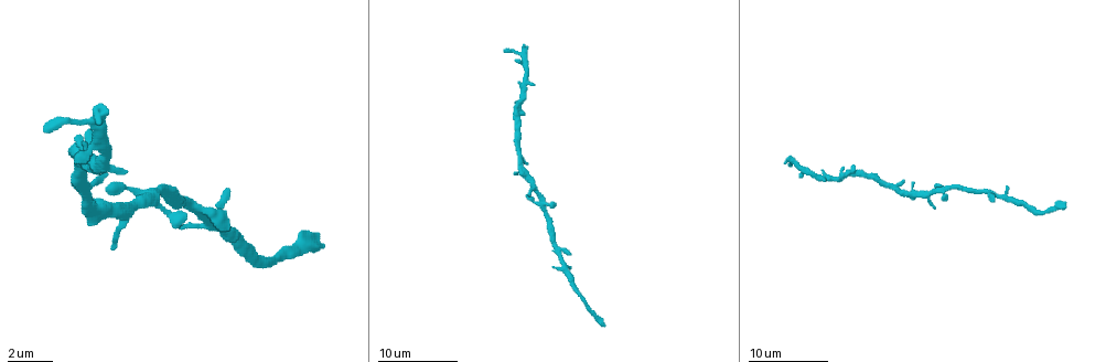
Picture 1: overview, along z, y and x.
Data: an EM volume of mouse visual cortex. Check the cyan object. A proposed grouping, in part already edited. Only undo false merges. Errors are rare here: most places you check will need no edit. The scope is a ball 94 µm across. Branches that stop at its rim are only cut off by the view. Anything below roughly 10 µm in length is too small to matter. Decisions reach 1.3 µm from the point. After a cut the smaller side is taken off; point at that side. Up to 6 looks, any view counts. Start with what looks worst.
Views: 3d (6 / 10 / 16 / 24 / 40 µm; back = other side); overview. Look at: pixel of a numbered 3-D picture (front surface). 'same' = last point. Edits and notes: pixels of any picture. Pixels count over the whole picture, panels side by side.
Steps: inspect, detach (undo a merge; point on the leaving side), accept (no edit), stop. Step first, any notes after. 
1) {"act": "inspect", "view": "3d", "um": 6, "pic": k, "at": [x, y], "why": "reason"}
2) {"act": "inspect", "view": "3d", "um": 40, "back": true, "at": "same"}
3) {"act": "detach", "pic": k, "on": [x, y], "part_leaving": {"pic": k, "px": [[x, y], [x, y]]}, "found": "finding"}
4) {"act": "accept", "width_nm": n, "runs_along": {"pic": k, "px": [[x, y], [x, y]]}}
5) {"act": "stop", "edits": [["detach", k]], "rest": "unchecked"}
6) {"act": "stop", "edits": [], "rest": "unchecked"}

{"act": "inspect", "view": "3d", "um": 10, "pic": 1, "at": [519, 125], "why": "sudden change in width"}

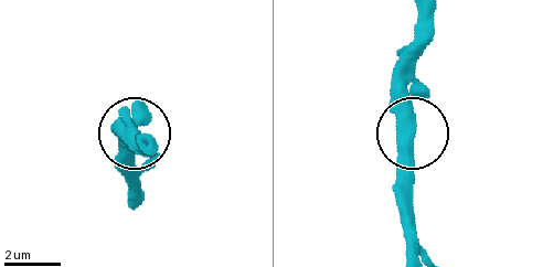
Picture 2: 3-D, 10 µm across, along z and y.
{"act": "inspect", "view": "3d", "um": 6, "pic": 2, "at": [408, 129], "why": "closer look"}

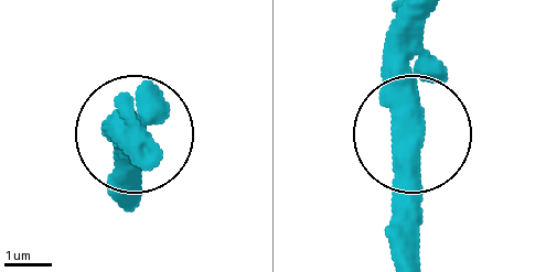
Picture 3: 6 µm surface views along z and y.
{"act": "accept", "width_nm": 500, "runs_along": {"pic": 3, "px": [[135, 200], [135, 124]]}, "found": "all the same neuron"}

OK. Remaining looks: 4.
{"act": "inspect", "view": "3d", "um": 10, "pic": 1, "at": [564, 270], "why": "a narrow waist"}

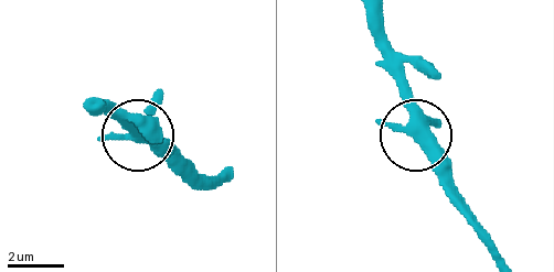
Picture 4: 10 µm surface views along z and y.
{"act": "inspect", "view": "3d", "um": 6, "pic": 4, "at": [418, 140]}

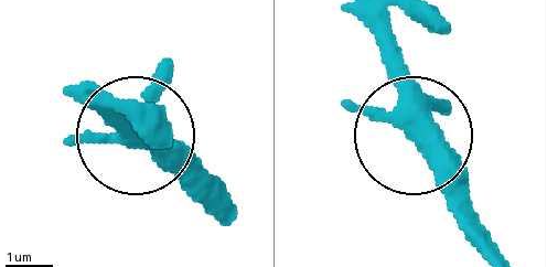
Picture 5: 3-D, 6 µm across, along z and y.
{"act": "accept", "arms": 3, "found": "all the same neuron"}

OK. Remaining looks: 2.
{"act": "inspect", "view": "3d", "um": 10, "pic": 1, "at": [534, 187], "why": "three arms meet"}

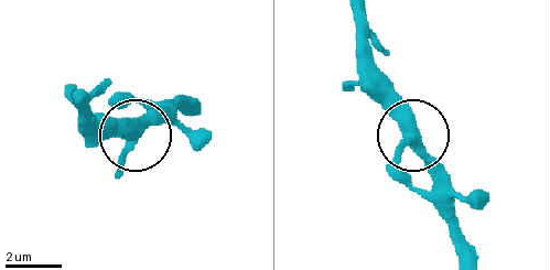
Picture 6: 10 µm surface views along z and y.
{"act": "accept", "arms": 3, "runs_along": {"pic": 6, "px": [[138, 125], [138, 137], [84, 137]]}, "found": "one neuron here"}

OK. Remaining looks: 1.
{"act": "stop", "edits": [], "rest": "unchecked"}

